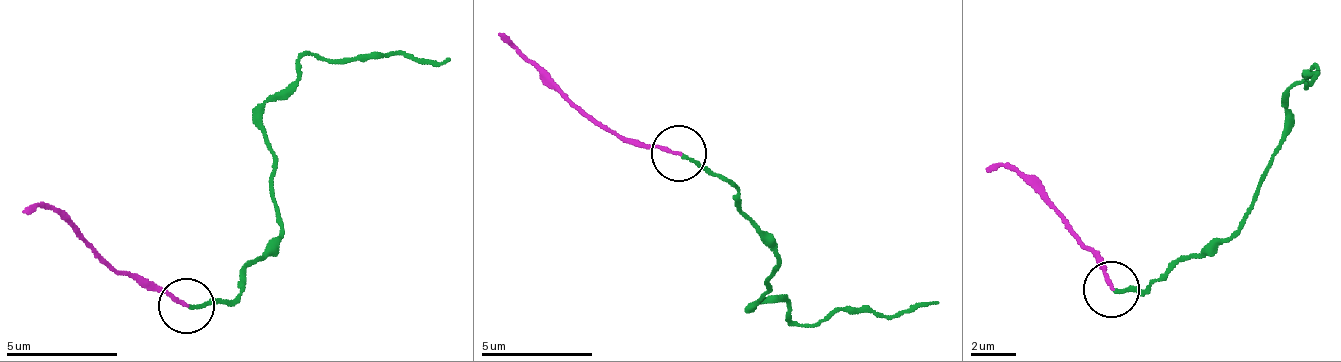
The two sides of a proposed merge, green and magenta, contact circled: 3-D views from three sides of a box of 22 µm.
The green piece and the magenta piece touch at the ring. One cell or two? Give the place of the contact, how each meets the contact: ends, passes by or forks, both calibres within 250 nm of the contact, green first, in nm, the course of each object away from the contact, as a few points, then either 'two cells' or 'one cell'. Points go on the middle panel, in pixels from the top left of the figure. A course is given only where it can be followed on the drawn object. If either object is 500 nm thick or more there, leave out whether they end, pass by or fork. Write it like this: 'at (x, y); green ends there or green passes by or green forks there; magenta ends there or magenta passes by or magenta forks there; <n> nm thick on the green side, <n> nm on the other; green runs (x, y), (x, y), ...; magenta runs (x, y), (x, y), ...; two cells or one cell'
at (679, 153); green ends there; magenta ends there; 130 nm thick on the green side, 160 nm on the other; green runs (680, 154), (725, 176), (775, 254), (754, 304), (780, 302), (795, 321), (939, 303); magenta runs (680, 154), (640, 148), (593, 123), (533, 63), (499, 35); two cells

